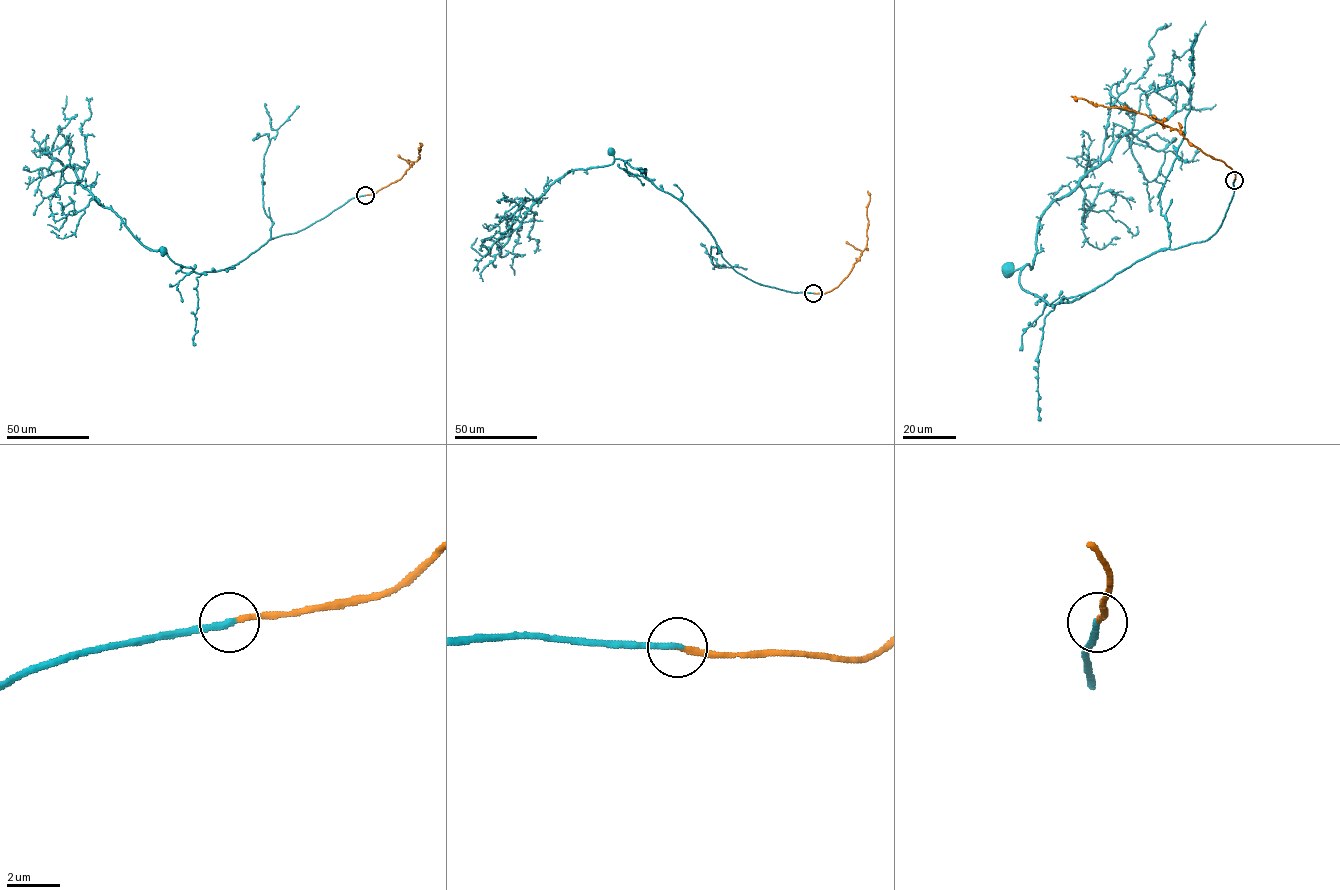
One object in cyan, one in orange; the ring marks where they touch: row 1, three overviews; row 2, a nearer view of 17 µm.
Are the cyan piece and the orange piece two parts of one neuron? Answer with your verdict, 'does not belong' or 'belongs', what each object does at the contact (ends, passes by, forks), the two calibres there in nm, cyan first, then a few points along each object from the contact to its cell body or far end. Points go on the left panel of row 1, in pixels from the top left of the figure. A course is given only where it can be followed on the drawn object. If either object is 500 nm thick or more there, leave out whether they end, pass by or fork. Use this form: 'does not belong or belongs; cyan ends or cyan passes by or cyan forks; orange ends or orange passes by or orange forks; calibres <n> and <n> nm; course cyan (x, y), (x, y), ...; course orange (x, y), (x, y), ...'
belongs; cyan ends; orange ends; calibres 240 and 220 nm; course cyan (365, 195), (349, 199), (300, 230), (271, 238), (236, 264), (218, 271), (196, 273), (174, 262), (163, 250); course orange (365, 195), (376, 193), (399, 180), (419, 158), (419, 143)

